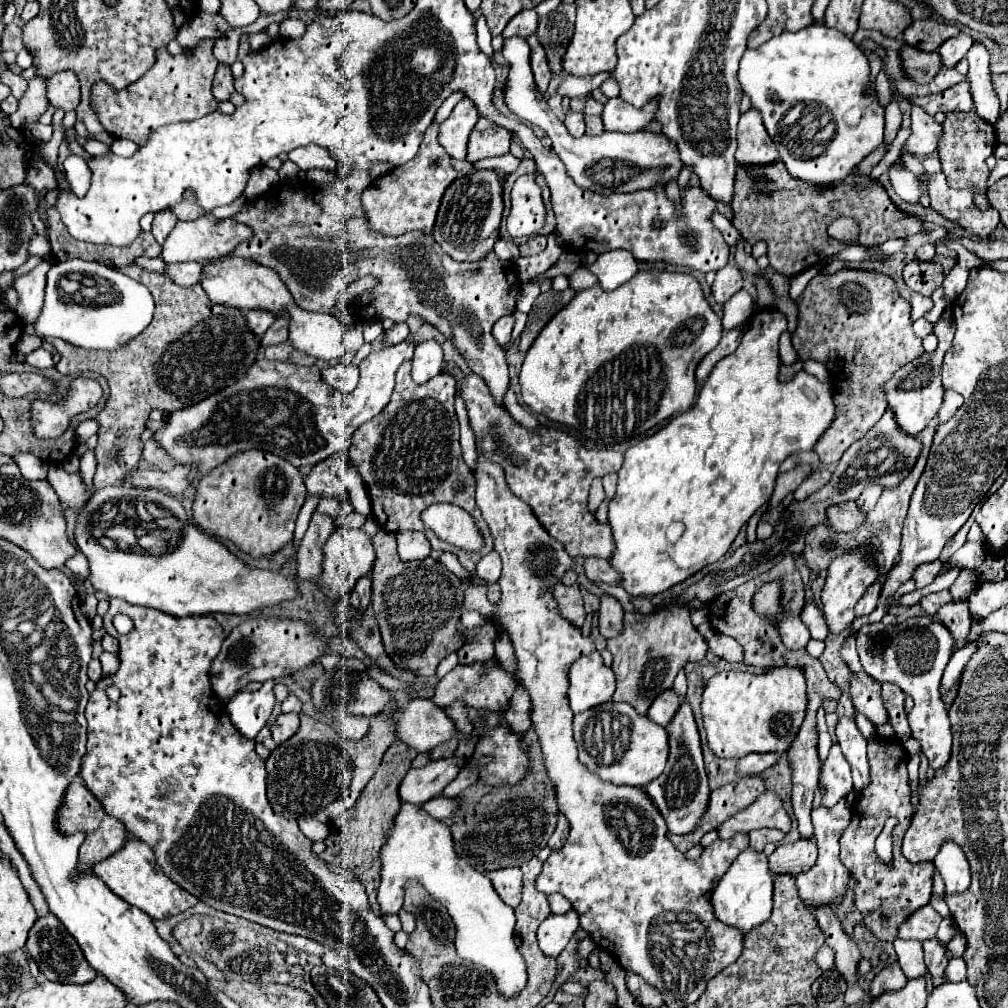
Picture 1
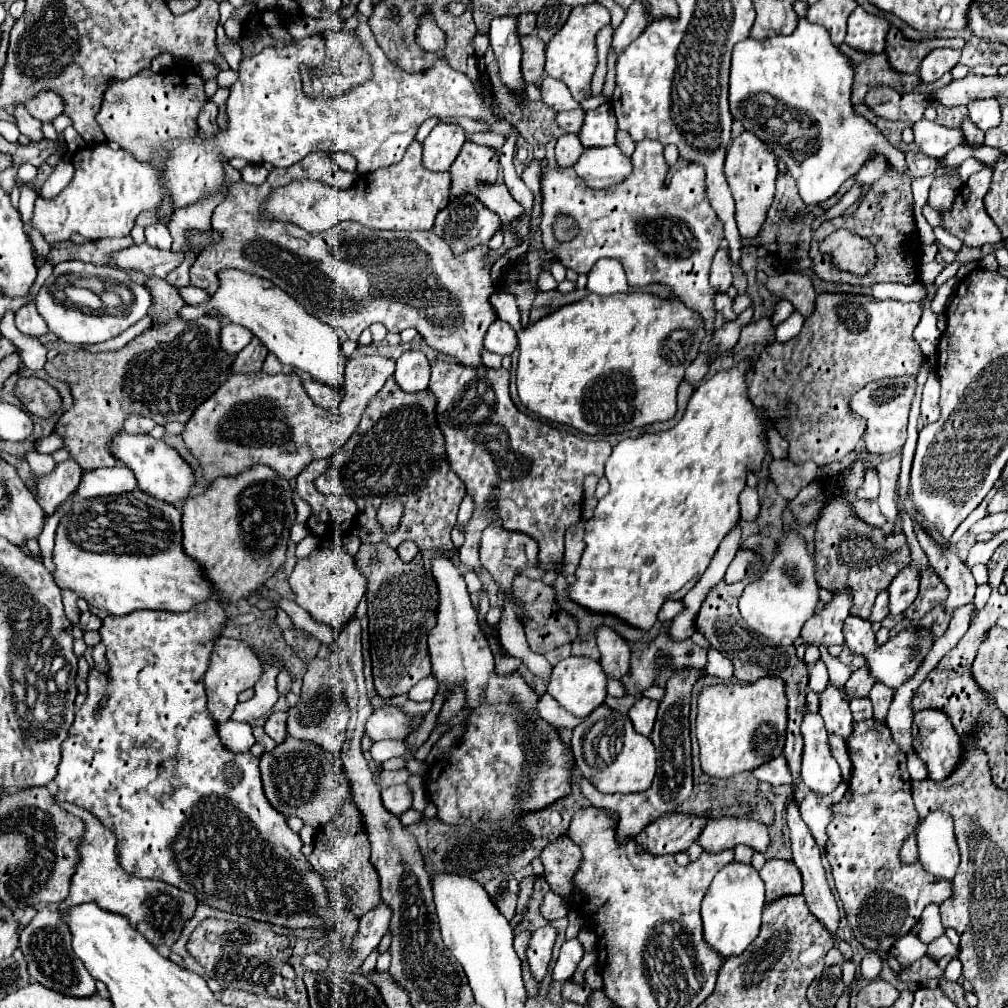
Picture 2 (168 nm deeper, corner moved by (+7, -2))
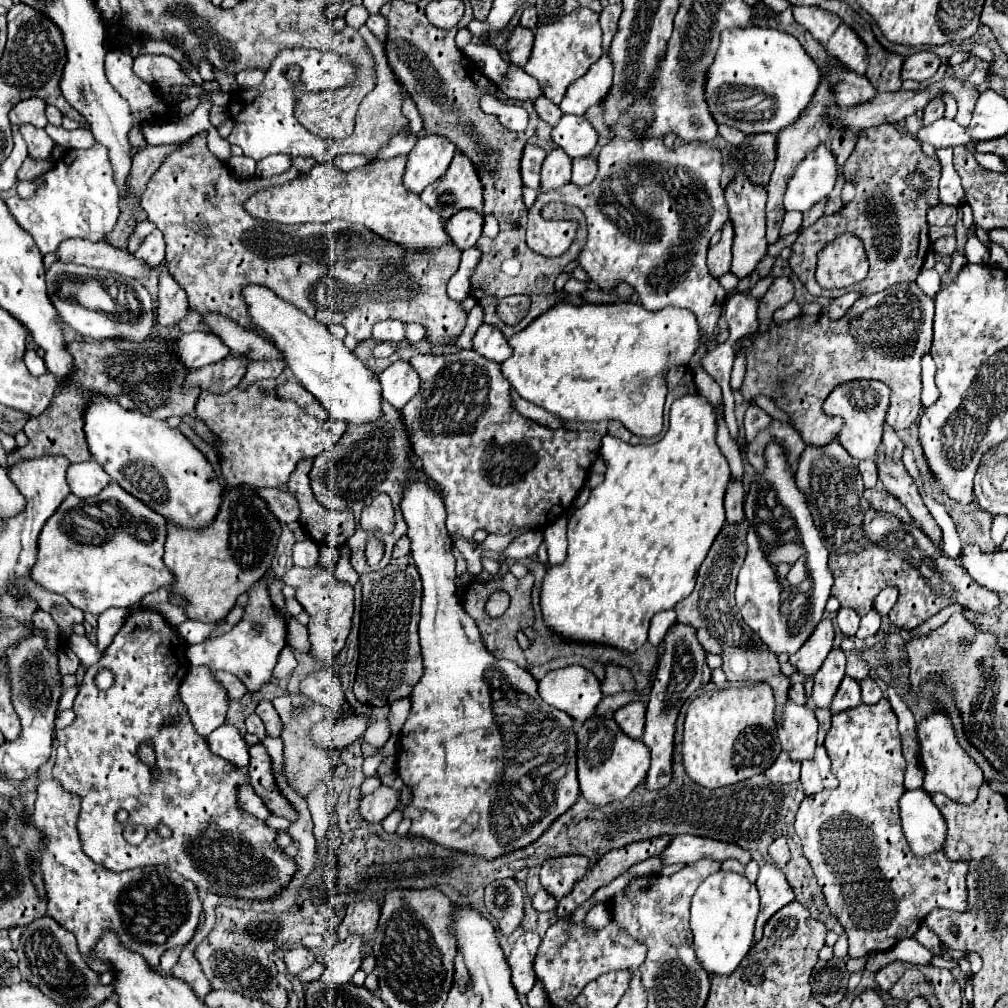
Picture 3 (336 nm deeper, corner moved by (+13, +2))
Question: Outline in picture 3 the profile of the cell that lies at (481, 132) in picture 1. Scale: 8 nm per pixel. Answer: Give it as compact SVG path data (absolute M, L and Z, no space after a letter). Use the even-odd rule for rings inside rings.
M455 152L449 170L421 192L421 200L429 204L443 220L461 208L483 208L483 184L475 164L461 152Z

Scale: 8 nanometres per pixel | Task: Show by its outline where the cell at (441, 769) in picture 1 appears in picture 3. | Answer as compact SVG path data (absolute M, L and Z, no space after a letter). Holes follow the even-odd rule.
M381 786L373 794L361 798L359 810L367 822L381 822L385 816L389 816L397 808L397 802L399 802L399 792L395 788Z

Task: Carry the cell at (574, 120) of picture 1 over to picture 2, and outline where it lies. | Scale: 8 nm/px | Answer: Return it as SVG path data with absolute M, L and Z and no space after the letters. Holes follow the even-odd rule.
M565 134L557 140L557 146L555 146L557 166L571 168L571 166L575 166L575 160L579 160L579 156L583 154L583 146L579 144L579 138L575 138L575 136L577 134Z

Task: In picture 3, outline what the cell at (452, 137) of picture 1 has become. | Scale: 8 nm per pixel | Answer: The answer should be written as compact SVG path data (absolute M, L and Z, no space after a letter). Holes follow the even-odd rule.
M433 134L421 136L415 148L409 152L403 176L405 186L415 194L423 192L425 186L429 186L447 172L455 150L457 150L455 144L453 142L449 144L445 136L433 136Z

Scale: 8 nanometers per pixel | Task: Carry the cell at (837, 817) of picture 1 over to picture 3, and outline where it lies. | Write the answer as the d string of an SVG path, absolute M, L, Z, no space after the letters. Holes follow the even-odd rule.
M817 746L815 758L811 762L805 762L801 768L801 784L805 790L805 796L811 796L815 792L821 792L825 788L835 788L837 778L831 774L831 760L823 746Z

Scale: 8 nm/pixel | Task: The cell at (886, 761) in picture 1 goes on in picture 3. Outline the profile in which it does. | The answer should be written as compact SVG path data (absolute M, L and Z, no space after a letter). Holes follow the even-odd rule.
M883 698L873 706L859 704L859 708L835 712L833 726L825 738L825 750L833 762L833 774L839 786L803 798L795 832L803 842L805 858L815 872L831 914L837 916L849 936L849 956L859 958L869 952L889 950L899 940L911 938L933 908L963 912L967 904L967 864L951 862L943 852L929 856L929 860L917 860L913 852L909 852L909 844L905 844L899 816L899 798L905 792L905 758L901 754L897 716L889 700Z

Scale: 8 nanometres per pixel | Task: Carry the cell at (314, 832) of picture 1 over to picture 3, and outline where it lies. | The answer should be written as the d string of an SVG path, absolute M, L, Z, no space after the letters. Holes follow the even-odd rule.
M243 788L241 794L239 794L239 800L241 800L241 806L249 812L253 812L257 818L261 820L267 820L271 816L271 810L263 804L263 800L259 800L259 796L253 792L253 788Z

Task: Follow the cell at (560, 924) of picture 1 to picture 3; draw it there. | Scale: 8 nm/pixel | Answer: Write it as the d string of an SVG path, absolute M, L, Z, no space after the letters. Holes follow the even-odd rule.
M525 932L515 942L511 954L509 954L509 966L511 966L511 980L519 994L527 994L535 986L535 970L533 970L533 956L541 944L541 938L535 932Z

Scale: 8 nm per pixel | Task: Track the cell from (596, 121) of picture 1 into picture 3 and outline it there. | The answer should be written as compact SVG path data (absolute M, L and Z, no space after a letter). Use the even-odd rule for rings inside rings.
M545 96L535 102L535 110L537 110L539 118L543 118L549 126L557 126L559 120L561 120L561 116L563 116L561 108L559 108L557 104L553 104L553 102L551 102L549 98L545 98Z

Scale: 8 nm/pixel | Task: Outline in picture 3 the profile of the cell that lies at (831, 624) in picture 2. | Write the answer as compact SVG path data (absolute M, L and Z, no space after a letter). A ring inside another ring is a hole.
M823 618L813 630L813 634L805 640L805 644L793 656L789 656L789 662L795 664L795 668L807 676L815 674L821 668L827 654L831 652L833 638L835 638L833 620Z

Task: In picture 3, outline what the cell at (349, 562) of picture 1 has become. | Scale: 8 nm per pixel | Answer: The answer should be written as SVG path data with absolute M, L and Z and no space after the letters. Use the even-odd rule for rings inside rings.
M321 566L313 568L297 568L285 572L283 576L285 586L295 588L297 602L305 608L309 614L309 640L311 640L311 654L317 656L323 664L331 664L335 656L345 646L345 638L351 630L351 616L353 616L353 586L347 582L341 582L335 578L331 570L325 570Z

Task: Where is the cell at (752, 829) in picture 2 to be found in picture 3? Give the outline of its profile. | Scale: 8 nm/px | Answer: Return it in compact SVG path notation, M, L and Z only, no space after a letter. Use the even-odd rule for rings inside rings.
M695 834L675 836L669 848L665 848L663 852L663 864L673 864L673 862L691 864L701 858L713 858L719 862L723 862L725 858L735 858L741 864L747 864L751 860L751 852L733 842L721 842Z

